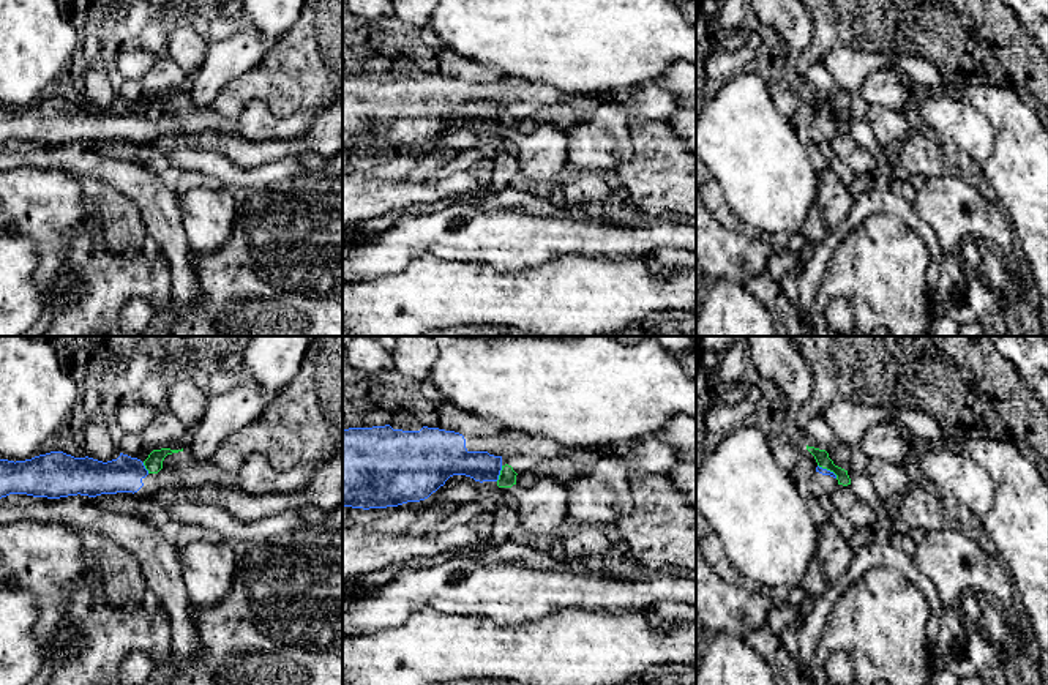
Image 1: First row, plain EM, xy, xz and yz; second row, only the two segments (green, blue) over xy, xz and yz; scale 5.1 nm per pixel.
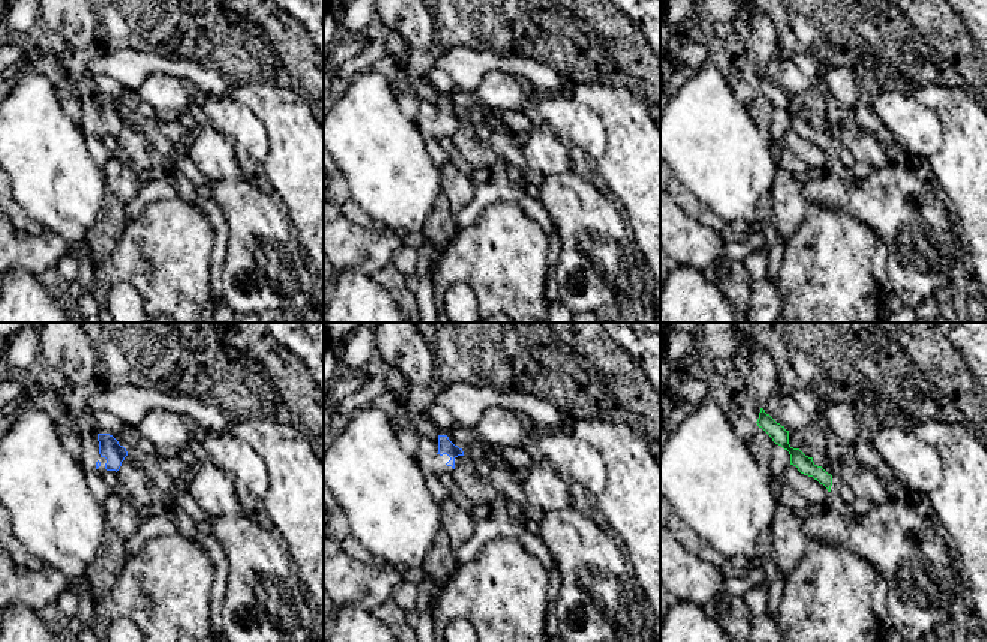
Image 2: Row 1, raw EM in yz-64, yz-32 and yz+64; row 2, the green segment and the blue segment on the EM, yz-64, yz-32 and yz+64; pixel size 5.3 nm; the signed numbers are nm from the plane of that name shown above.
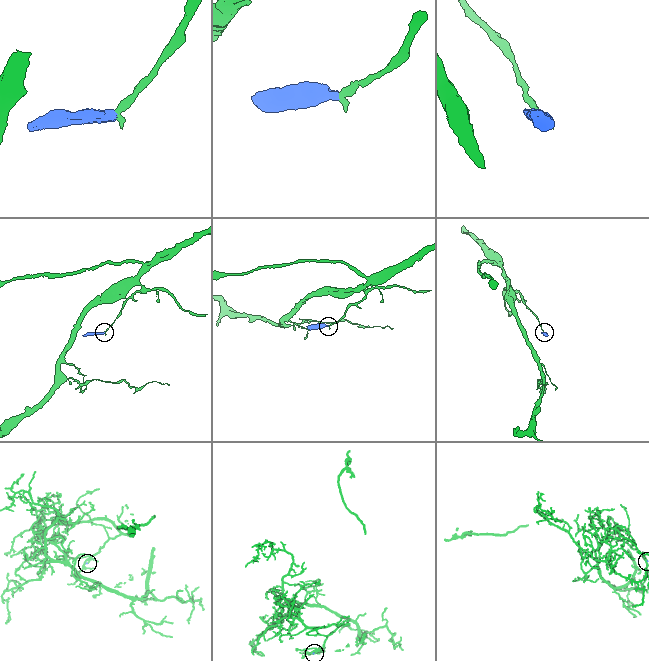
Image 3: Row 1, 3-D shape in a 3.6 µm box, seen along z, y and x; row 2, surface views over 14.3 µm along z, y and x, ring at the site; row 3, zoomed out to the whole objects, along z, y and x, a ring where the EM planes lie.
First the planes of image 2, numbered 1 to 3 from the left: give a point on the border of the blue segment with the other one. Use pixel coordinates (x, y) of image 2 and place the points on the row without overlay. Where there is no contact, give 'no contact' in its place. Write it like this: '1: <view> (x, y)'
1: no contact
2: no contact
3: no contact

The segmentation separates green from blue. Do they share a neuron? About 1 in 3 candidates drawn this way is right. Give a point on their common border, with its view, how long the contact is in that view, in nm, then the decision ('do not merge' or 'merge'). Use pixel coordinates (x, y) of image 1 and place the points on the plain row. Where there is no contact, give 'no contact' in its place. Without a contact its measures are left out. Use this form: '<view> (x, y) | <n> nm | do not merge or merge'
xz (501, 120) | 90 nm | do not merge

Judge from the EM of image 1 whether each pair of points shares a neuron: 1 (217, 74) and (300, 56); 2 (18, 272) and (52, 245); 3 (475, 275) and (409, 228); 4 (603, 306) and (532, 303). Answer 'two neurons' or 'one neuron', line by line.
1: two neurons
2: two neurons
3: two neurons
4: one neuron

